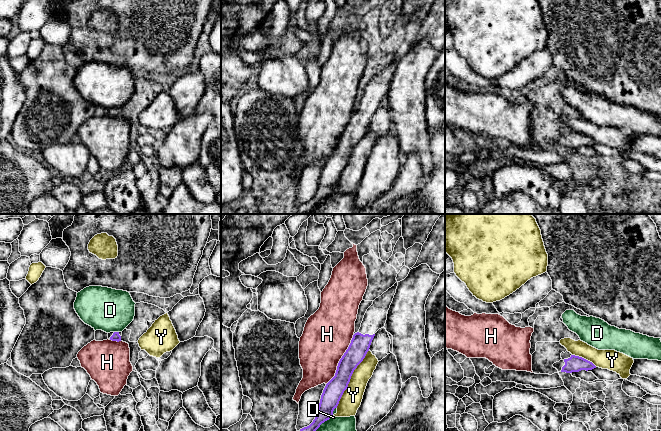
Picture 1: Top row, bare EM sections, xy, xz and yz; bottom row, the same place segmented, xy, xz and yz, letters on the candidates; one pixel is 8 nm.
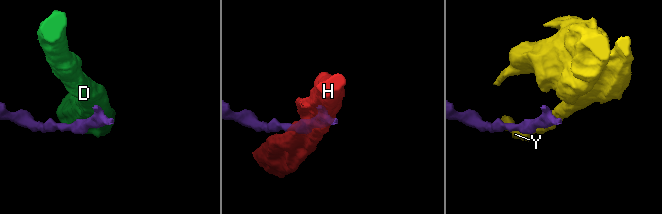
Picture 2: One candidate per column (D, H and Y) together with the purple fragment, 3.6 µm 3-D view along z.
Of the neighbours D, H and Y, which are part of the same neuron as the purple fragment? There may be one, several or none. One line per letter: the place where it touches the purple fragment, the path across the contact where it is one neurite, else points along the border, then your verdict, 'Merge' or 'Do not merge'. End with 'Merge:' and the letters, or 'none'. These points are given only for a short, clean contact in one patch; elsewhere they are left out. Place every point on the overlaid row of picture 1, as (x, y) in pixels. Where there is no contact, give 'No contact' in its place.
D: Touches purple at xz (327, 419). Do not merge
H: Touches purple at xz (340, 359). Do not merge
Y: Touches purple at xz (350, 378). Do not merge
Merge: none

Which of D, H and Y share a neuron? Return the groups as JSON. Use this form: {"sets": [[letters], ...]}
{"sets": [["D"], ["H"], ["Y"]]}

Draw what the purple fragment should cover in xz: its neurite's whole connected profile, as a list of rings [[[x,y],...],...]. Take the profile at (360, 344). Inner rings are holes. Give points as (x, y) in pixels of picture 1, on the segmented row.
[[[398,282],[373,301],[367,309],[361,327],[353,335],[351,343],[340,359],[335,376],[326,384],[313,422],[300,431],[316,431],[333,416],[339,401],[347,389],[351,376],[369,351],[375,333],[385,326],[387,312],[393,301]]]

